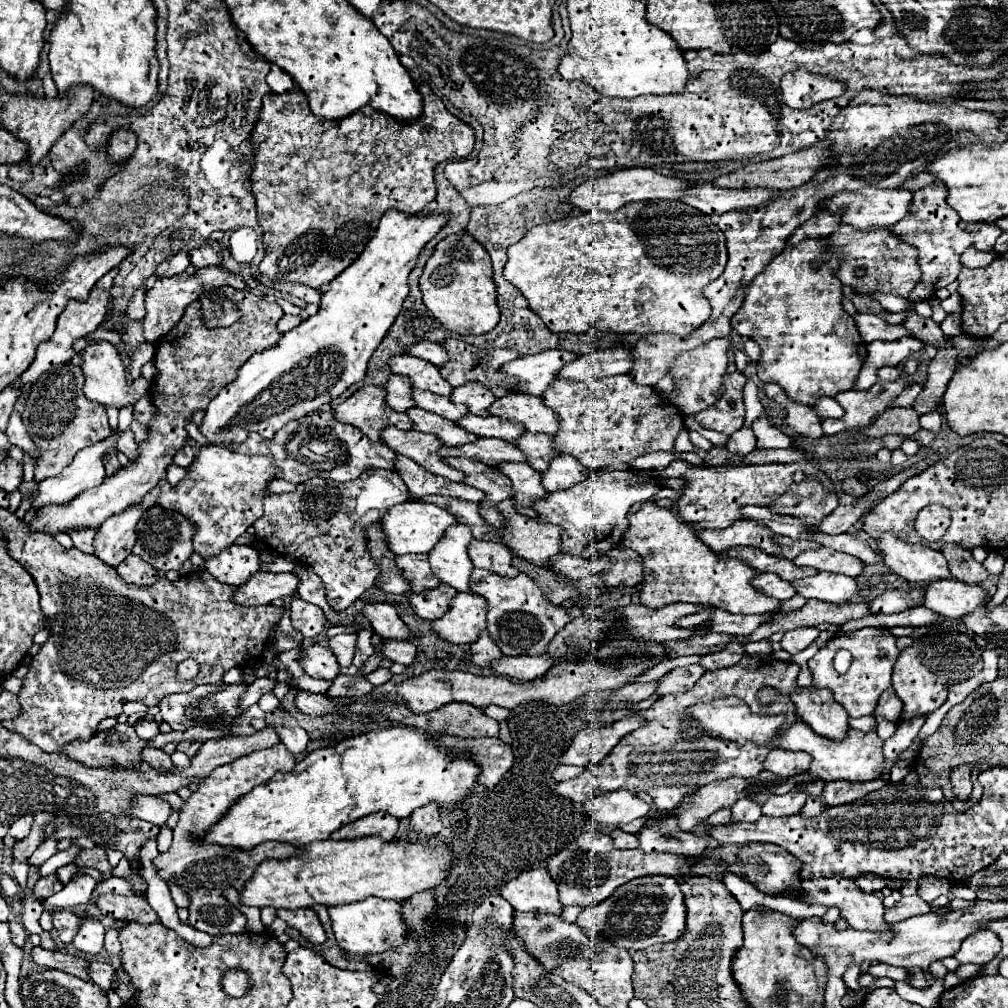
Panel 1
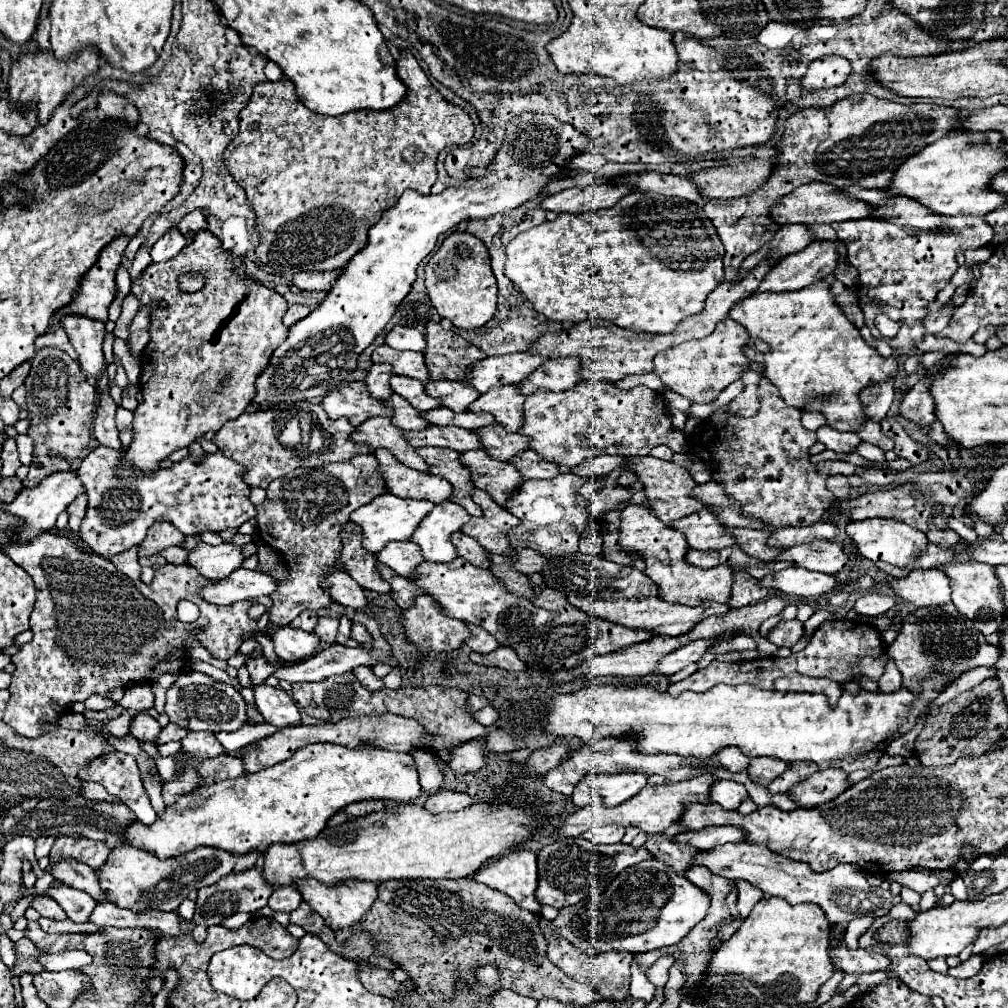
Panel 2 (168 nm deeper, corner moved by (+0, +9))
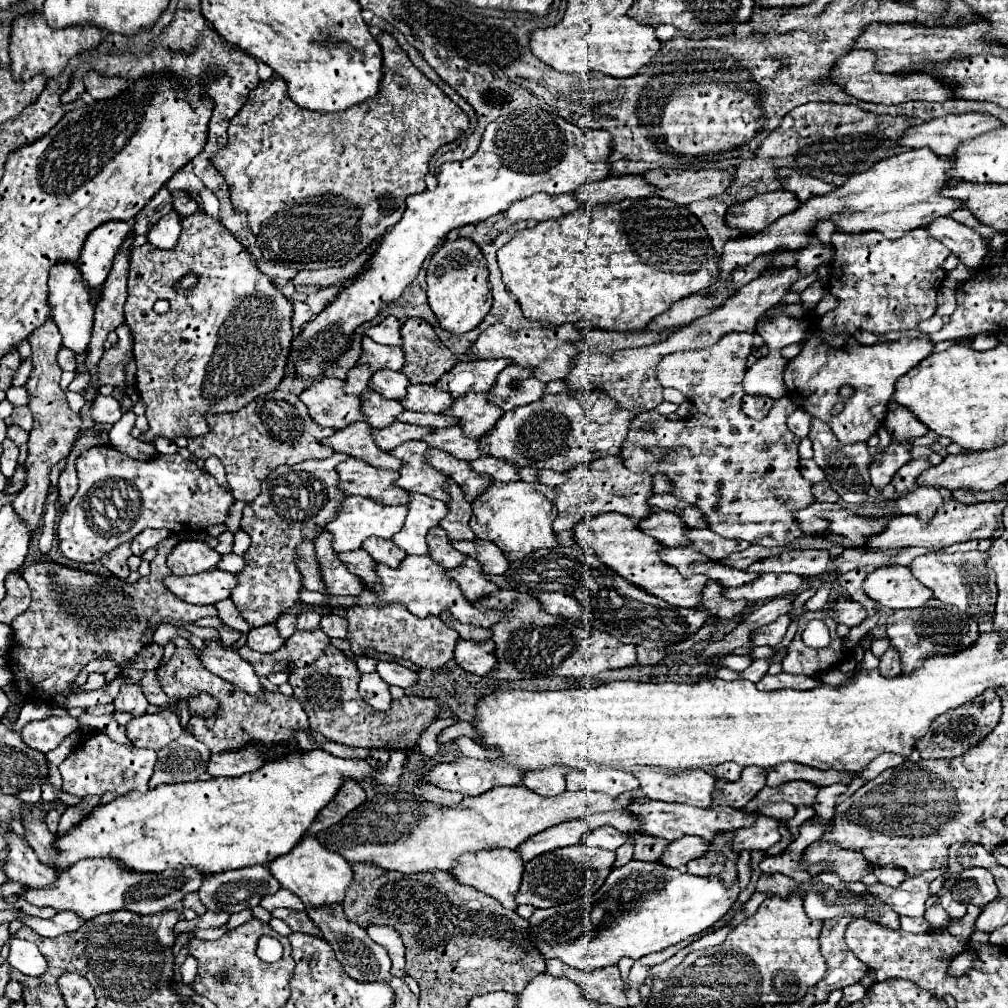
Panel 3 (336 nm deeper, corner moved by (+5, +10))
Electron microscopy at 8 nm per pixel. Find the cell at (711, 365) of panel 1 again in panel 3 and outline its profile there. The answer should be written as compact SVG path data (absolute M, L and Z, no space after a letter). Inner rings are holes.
M726 333L720 337L716 345L704 349L688 349L678 351L662 357L656 367L656 377L662 387L674 387L682 391L688 401L694 403L696 413L688 419L670 421L656 411L646 411L634 417L628 439L624 441L624 451L620 457L624 465L634 471L650 471L650 473L664 473L672 483L676 497L696 505L710 523L710 529L726 539L746 539L748 543L756 543L762 547L778 547L792 543L802 535L800 523L796 521L794 513L812 505L816 499L812 495L812 483L806 481L800 471L800 455L798 443L800 437L794 435L786 419L796 409L796 405L788 397L780 397L774 401L772 409L764 419L752 419L742 413L740 399L746 394L742 381L746 371L746 360L754 345L752 333ZM732 353L732 355L726 355ZM644 425L652 425L650 431L642 429Z

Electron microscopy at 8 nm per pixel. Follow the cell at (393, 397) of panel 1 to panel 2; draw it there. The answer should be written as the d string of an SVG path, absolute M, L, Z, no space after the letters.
M373 364L369 374L365 376L365 384L369 388L369 394L377 400L387 400L393 394L393 390L389 386L389 378L391 378L389 364Z

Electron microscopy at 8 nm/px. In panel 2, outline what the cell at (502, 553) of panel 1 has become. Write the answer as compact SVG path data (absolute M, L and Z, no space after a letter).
M453 532L451 534L451 542L457 550L457 554L461 558L465 558L465 562L477 566L477 568L487 568L489 566L489 558L487 558L487 552L481 550L483 546L479 546L477 540L465 536L463 532Z

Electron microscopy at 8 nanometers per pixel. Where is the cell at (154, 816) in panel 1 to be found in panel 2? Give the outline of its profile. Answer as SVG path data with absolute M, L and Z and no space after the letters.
M87 782L87 788L81 788L83 796L87 800L107 800L107 802L119 802L117 798L109 796L107 790L101 786L101 784L93 784L93 782Z

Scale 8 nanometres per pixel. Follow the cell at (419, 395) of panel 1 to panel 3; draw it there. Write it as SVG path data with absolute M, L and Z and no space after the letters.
M376 371L370 379L370 389L380 393L382 397L388 399L398 399L402 401L406 397L406 389L408 389L410 381L408 377L404 377L404 373L400 371Z

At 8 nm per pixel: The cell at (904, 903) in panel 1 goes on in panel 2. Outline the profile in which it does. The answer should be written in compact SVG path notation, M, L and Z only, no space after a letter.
M857 916L855 920L851 920L851 922L847 924L847 934L845 934L845 938L847 938L847 947L851 950L858 949L858 938L871 926L871 922L877 926L877 924L885 922L885 920L889 920L889 916L887 916L887 918L873 918L873 920L871 920L869 916L865 916L865 918Z

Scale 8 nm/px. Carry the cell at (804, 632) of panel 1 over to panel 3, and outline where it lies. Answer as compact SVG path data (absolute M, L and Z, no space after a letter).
M786 613L786 615L778 617L772 625L766 625L764 629L756 629L756 633L752 633L754 645L770 645L770 647L774 647L774 645L782 643L784 633L788 629L788 623L790 623L790 615Z

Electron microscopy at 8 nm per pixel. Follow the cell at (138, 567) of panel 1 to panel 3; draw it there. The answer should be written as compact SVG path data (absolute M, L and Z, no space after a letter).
M124 543L124 545L112 549L112 553L106 553L106 555L100 559L100 563L102 563L104 567L108 567L108 571L110 571L112 575L126 579L126 577L130 575L130 569L128 569L128 557L130 557L130 555L132 555L130 543Z

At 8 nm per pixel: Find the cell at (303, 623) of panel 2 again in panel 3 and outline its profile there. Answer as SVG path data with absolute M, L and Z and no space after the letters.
M286 613L284 617L280 617L280 621L276 621L276 627L278 627L278 633L282 637L292 637L294 631L296 631L296 615L292 613Z

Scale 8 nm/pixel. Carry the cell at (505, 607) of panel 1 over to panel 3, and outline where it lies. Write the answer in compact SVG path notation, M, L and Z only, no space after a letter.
M408 555L400 563L400 569L392 569L392 567L386 567L386 565L376 565L376 571L378 571L378 577L380 577L380 581L384 585L384 593L382 595L374 595L366 587L364 593L358 599L360 605L370 605L370 603L372 605L386 605L386 603L392 603L392 601L400 601L400 603L404 603L418 617L440 615L442 611L450 611L456 621L470 623L470 625L476 625L476 627L492 627L494 623L506 619L504 611L480 609L474 603L470 603L462 595L460 585L454 579L450 579L446 575L446 569L438 561L434 561L430 555L420 555L420 557Z

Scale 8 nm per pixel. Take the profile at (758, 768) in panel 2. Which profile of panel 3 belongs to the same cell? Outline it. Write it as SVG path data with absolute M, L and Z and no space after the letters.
M756 765L744 767L742 777L734 783L718 781L720 793L716 795L716 805L728 805L734 809L744 809L746 803L766 785L768 769L760 769Z

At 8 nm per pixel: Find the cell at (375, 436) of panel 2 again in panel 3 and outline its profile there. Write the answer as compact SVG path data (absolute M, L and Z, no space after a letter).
M356 421L352 425L348 425L346 429L336 431L332 437L328 437L324 441L324 445L340 451L340 453L348 453L350 457L360 457L364 461L368 461L370 465L382 467L382 469L402 469L402 461L396 461L396 457L392 457L388 451L382 451L372 437L372 427L366 421Z

